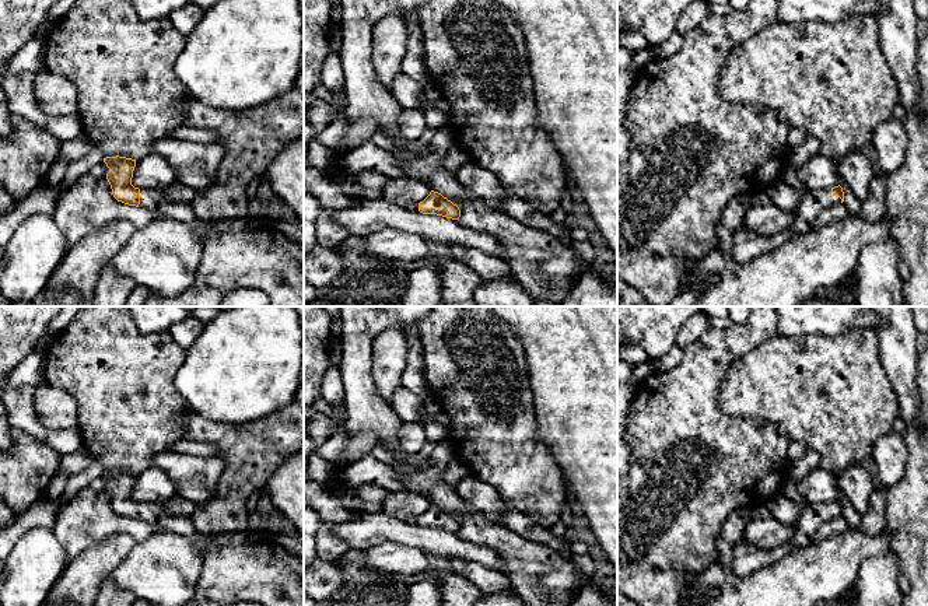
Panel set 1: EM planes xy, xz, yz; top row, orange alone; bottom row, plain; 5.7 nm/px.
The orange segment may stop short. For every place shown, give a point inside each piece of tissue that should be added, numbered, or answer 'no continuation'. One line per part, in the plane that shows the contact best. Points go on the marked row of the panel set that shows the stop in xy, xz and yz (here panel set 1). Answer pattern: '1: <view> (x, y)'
1: xy (153, 200)

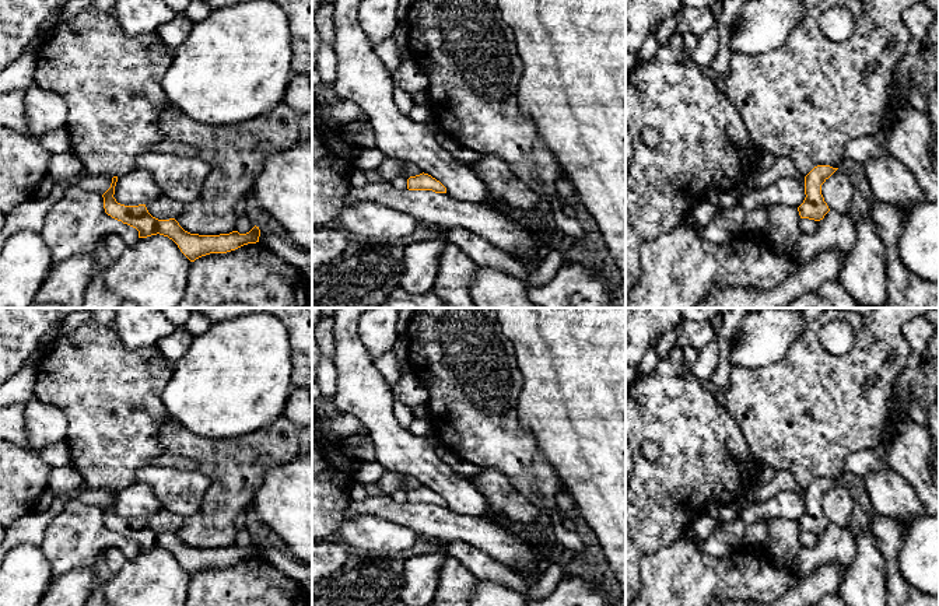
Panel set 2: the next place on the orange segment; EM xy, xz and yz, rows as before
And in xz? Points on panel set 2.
no continuation

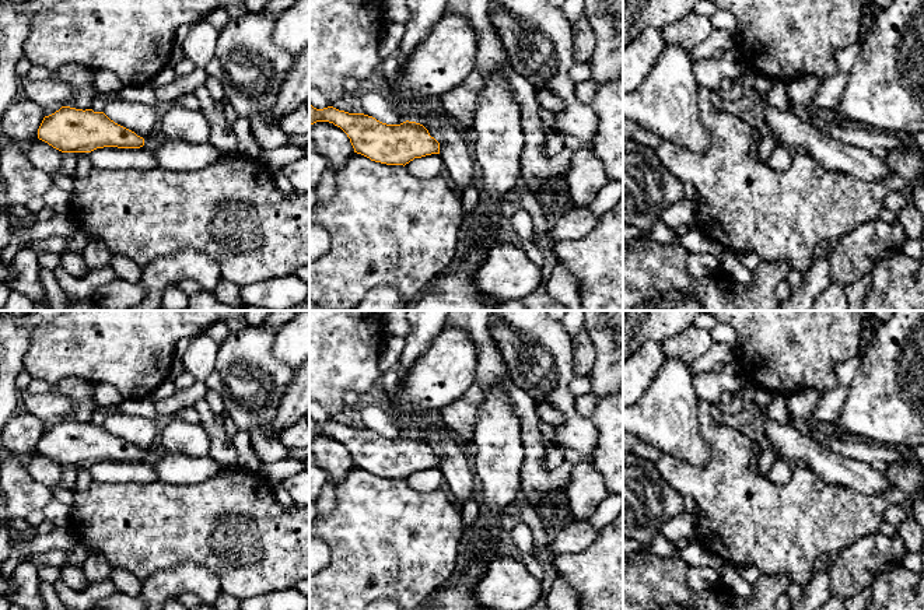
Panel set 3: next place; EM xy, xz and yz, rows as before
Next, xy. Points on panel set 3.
1: xy (177, 155)

